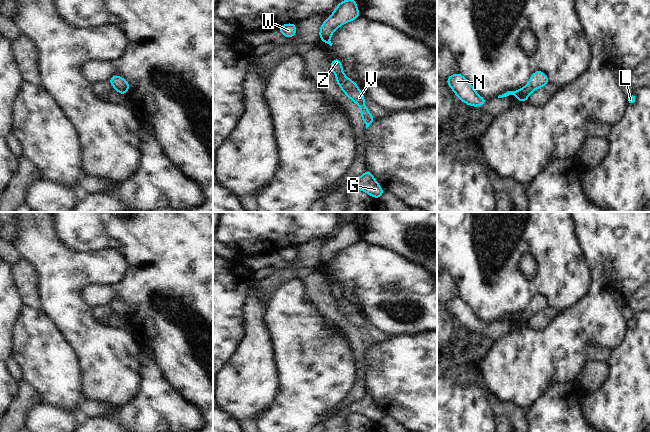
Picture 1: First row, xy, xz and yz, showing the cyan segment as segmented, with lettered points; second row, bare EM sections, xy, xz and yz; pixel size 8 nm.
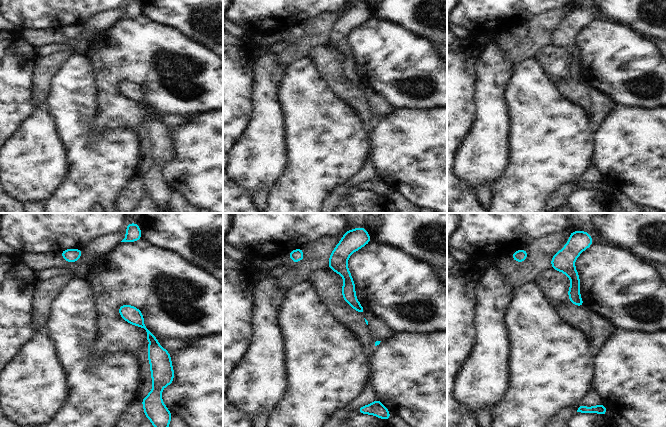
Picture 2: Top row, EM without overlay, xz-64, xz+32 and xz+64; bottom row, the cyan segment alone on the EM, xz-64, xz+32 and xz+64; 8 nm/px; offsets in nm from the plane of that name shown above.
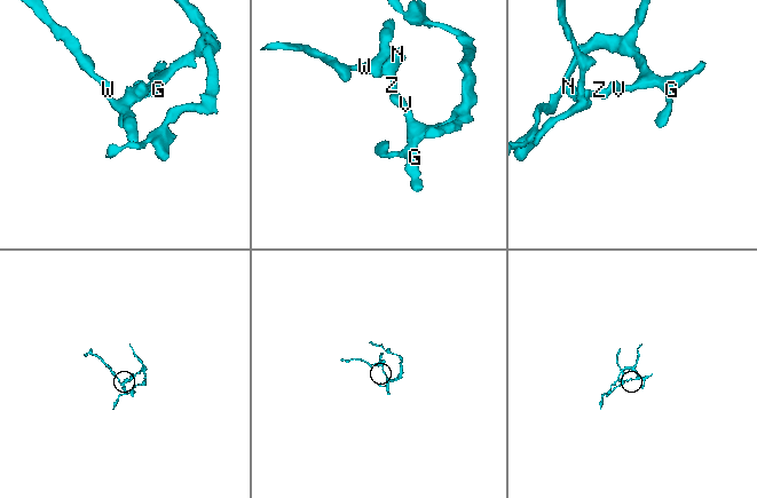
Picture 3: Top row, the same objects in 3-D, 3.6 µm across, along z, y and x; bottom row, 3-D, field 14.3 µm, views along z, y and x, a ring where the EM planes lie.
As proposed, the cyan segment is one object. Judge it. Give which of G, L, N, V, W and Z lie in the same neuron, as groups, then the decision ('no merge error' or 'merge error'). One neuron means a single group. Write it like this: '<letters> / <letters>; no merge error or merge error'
G L N V W Z; no merge error

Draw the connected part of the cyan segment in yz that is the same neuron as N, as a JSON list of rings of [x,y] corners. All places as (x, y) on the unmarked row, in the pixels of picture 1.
[[[459,296],[447,301],[447,309],[453,314],[459,324],[470,331],[481,331],[488,325],[482,322],[471,307]]]

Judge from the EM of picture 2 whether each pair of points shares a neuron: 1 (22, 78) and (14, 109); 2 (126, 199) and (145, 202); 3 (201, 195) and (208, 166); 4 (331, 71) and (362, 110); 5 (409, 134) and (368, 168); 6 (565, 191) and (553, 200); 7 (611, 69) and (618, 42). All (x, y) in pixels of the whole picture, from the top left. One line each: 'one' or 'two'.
1: one
2: two
3: one
4: one
5: two
6: one
7: one

